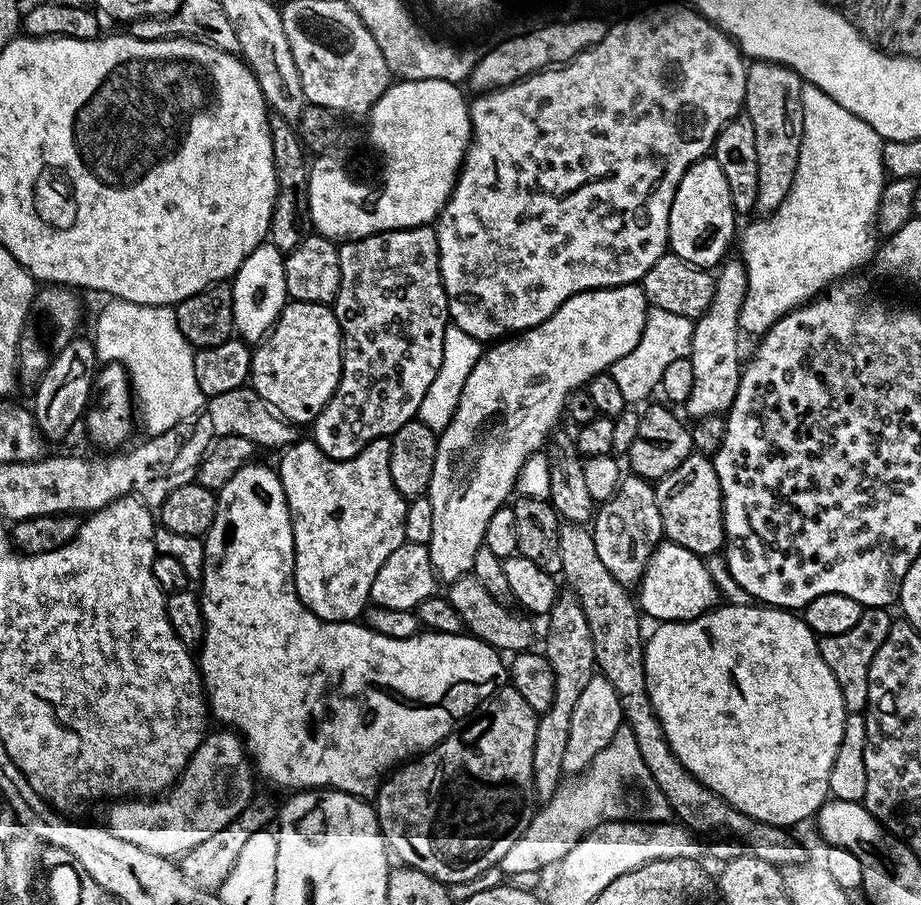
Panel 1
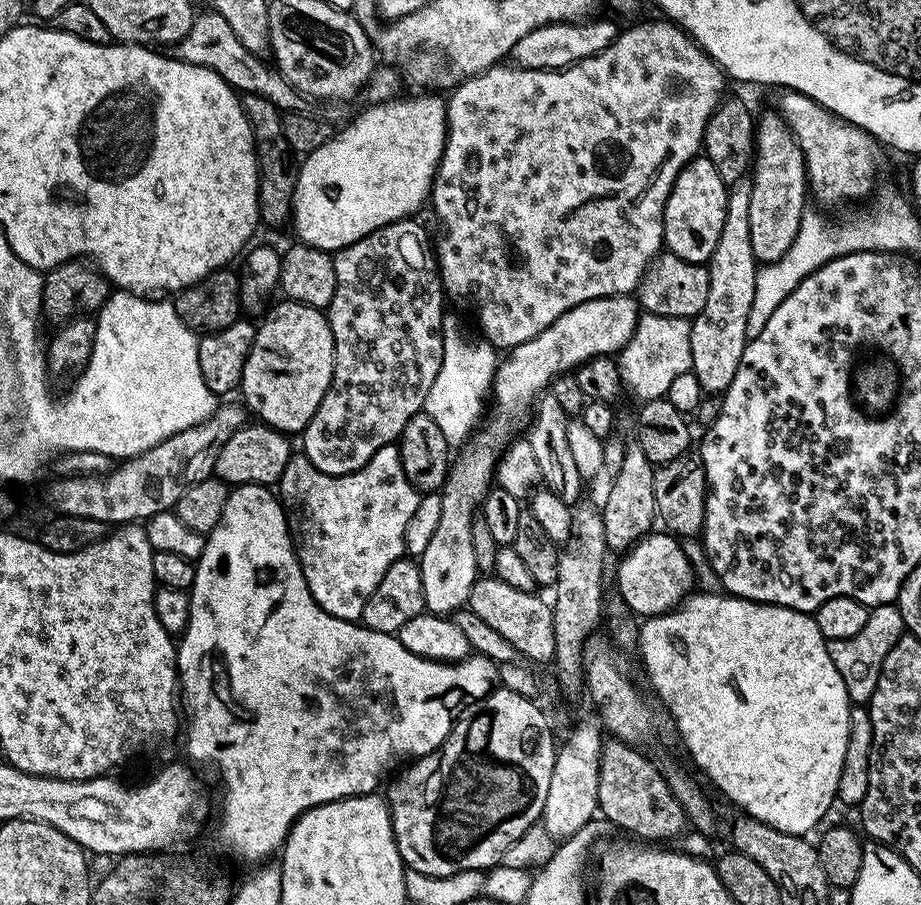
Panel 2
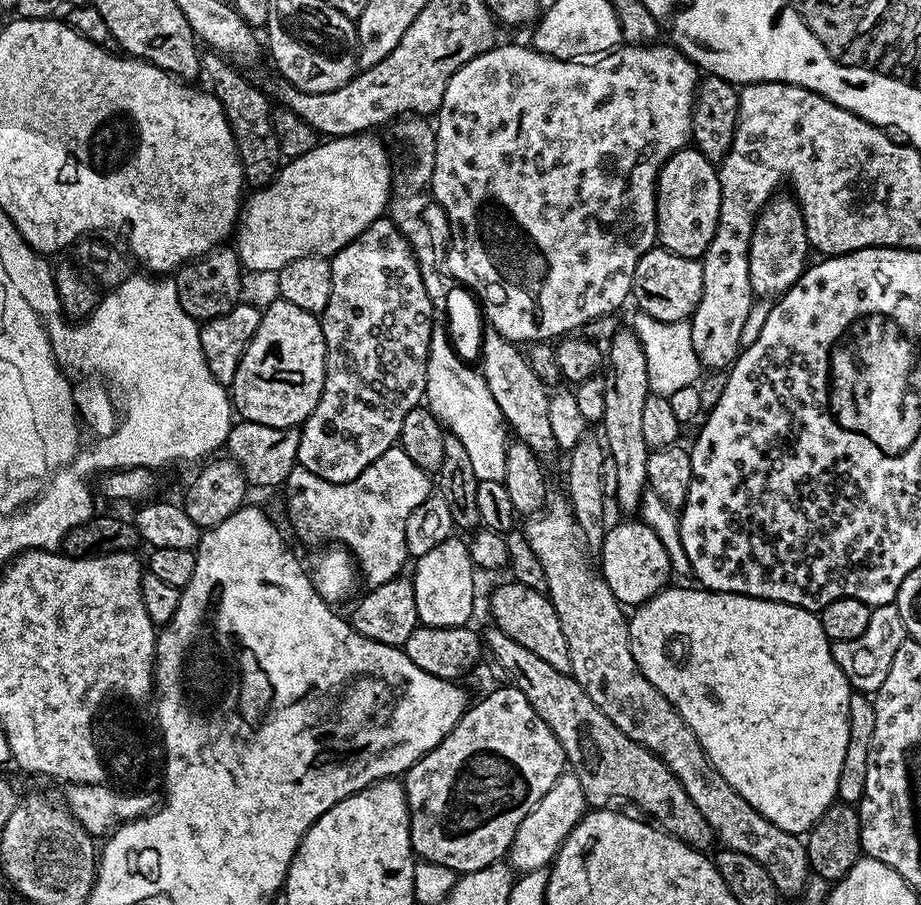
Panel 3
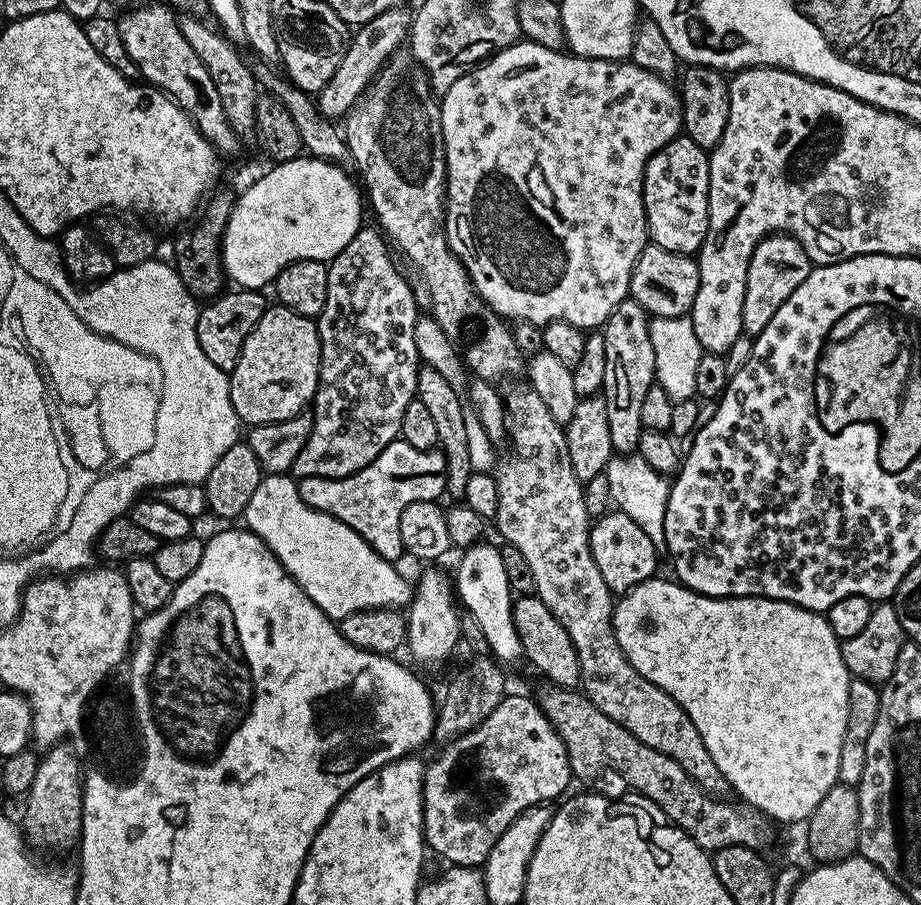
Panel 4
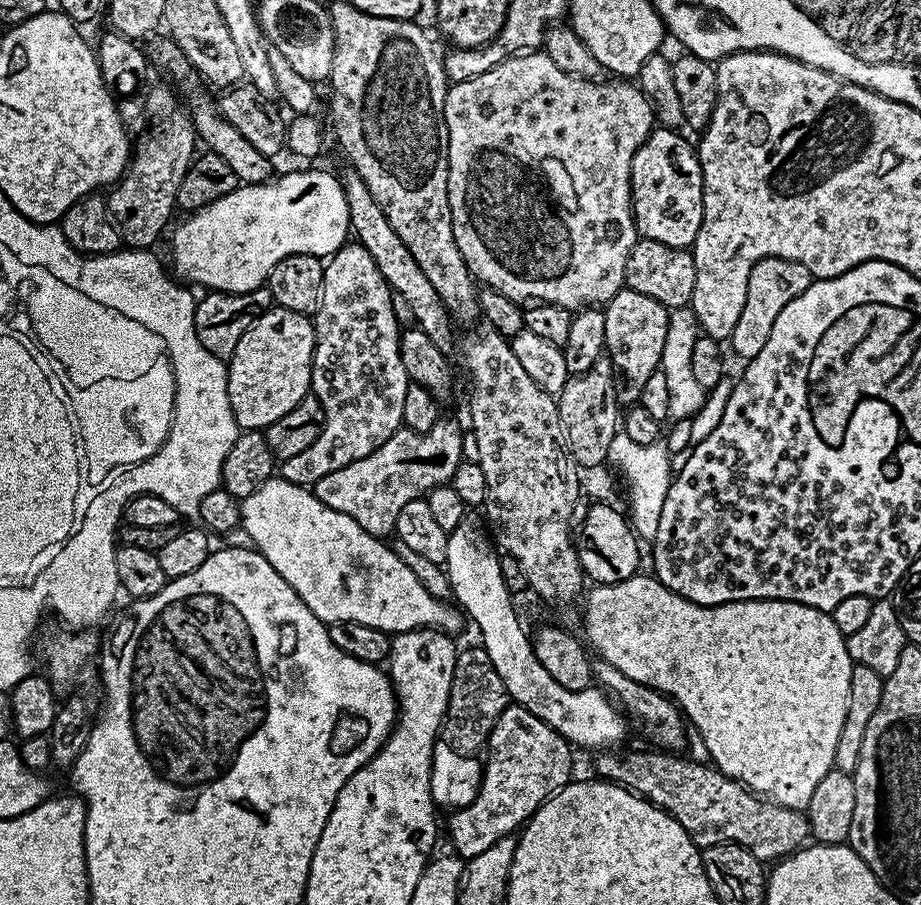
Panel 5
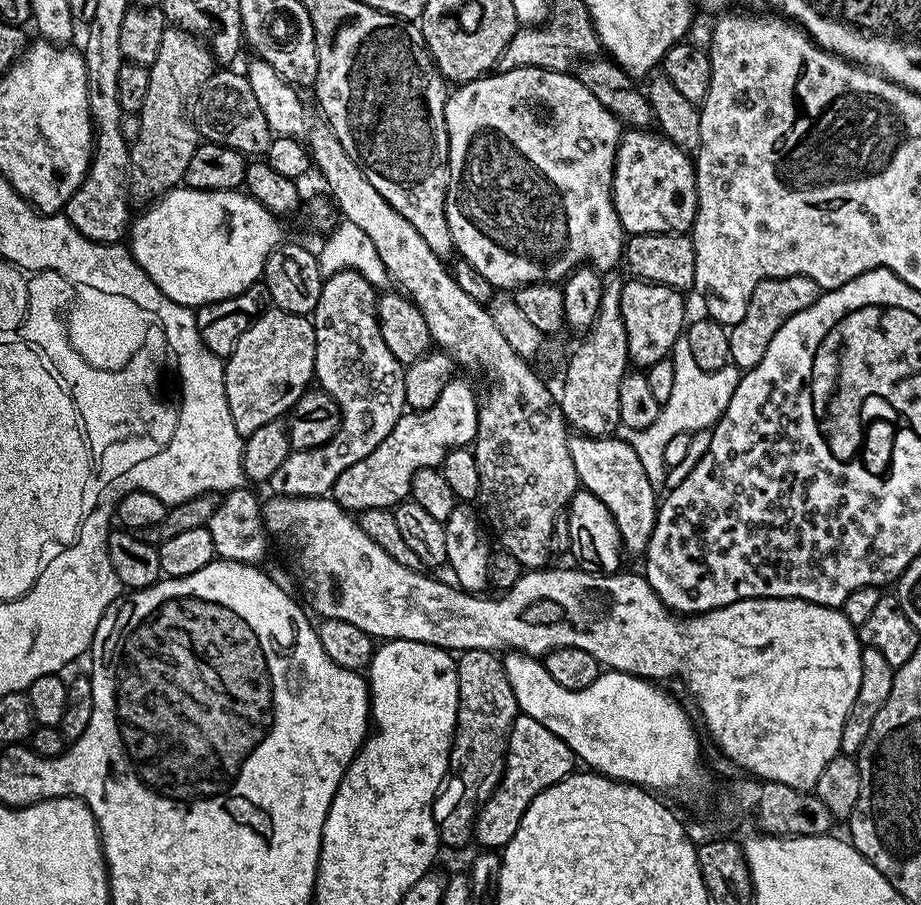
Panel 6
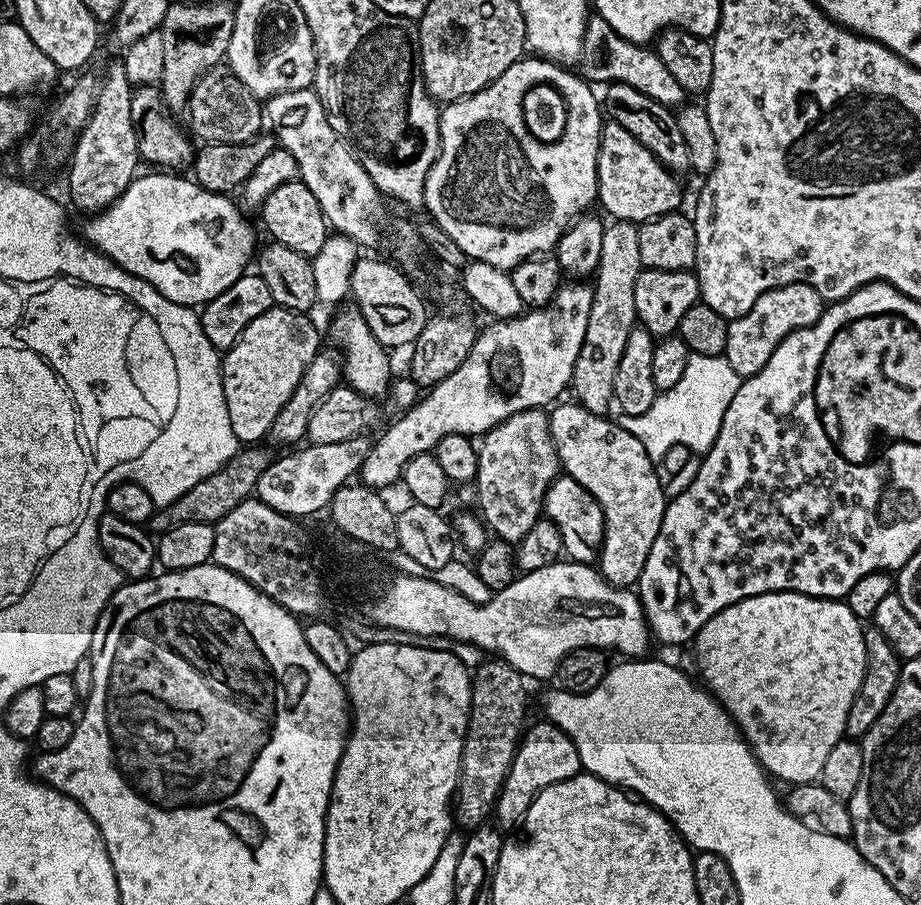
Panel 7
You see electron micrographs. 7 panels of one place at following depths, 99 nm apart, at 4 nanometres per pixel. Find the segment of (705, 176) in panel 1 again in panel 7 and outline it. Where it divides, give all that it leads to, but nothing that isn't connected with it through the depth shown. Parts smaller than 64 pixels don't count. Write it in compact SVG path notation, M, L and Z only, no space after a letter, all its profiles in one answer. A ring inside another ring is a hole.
M608 122L601 127L596 194L599 207L604 207L612 220L629 220L639 226L645 220L677 211L681 205L680 184L676 180L679 179L671 170L622 126Z

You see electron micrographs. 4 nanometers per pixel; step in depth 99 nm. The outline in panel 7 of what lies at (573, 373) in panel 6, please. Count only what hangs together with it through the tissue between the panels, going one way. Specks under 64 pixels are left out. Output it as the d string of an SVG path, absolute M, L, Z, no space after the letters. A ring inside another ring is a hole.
M612 220L605 223L602 234L602 254L592 284L590 318L586 322L586 338L582 338L582 350L578 350L578 362L574 362L574 374L570 385L576 391L575 399L596 416L603 416L613 407L614 373L622 350L626 348L626 338L637 327L634 310L634 282L642 270L638 251L639 227L629 220Z

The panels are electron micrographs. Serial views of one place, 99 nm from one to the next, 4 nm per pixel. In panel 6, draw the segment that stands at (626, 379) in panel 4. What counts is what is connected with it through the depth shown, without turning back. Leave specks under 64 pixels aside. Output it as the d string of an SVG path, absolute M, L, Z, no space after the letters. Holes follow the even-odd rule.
M628 278L628 281L625 279L621 283L620 289L622 290L620 299L622 320L626 322L629 361L636 366L647 366L665 359L671 353L677 340L681 339L686 328L685 293L674 290L670 286L662 286L635 278Z

